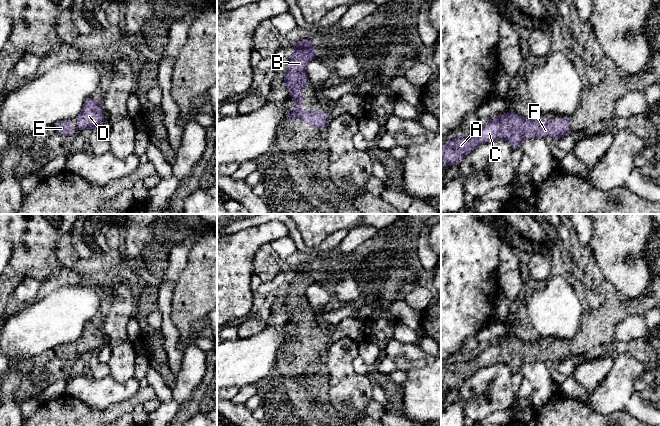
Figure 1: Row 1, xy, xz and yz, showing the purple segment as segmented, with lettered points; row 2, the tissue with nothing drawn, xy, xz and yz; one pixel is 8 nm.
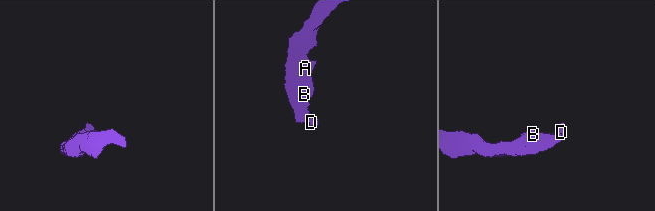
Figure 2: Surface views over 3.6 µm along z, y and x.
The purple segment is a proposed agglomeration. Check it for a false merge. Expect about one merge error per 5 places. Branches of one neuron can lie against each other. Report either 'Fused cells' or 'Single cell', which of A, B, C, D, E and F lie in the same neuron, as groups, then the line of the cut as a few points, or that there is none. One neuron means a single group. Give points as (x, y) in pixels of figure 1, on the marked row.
Single cell. Groups: A B C D E F. No split

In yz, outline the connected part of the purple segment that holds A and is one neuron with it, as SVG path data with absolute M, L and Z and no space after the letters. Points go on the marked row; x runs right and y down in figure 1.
M516 112L504 113L470 136L446 140L446 146L441 148L441 165L457 166L479 145L496 139L507 141L513 150L519 149L525 140L537 136L557 140L570 135L570 120L571 116L562 116L560 121L540 121L537 117L525 118Z

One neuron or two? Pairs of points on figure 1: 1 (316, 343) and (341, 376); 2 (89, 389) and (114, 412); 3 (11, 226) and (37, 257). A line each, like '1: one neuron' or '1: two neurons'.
1: two neurons
2: two neurons
3: one neuron

